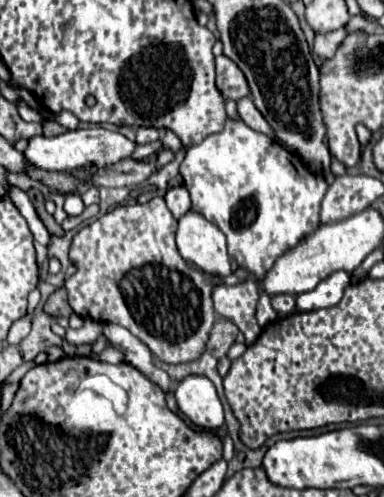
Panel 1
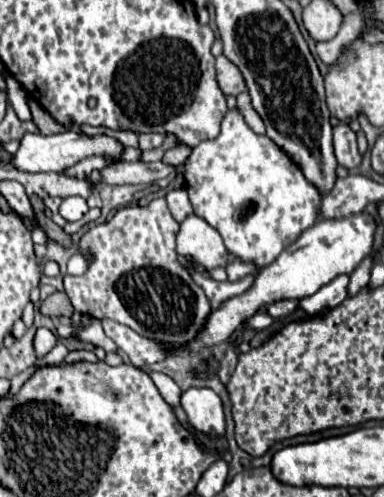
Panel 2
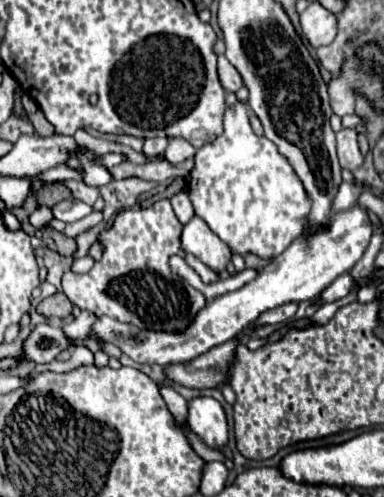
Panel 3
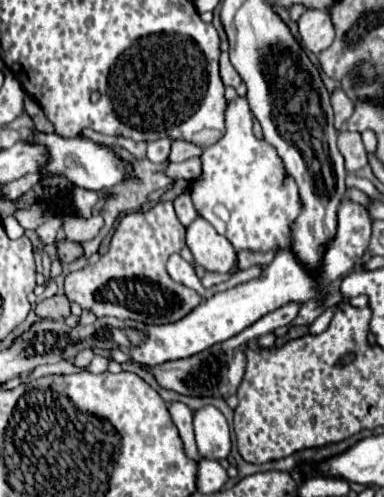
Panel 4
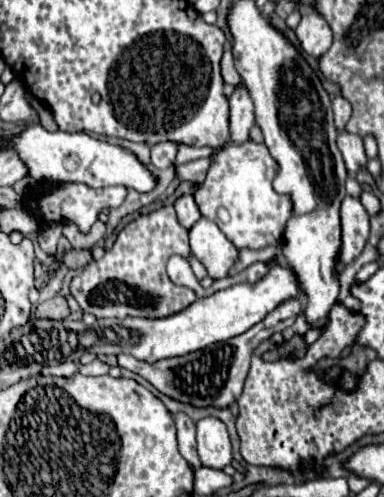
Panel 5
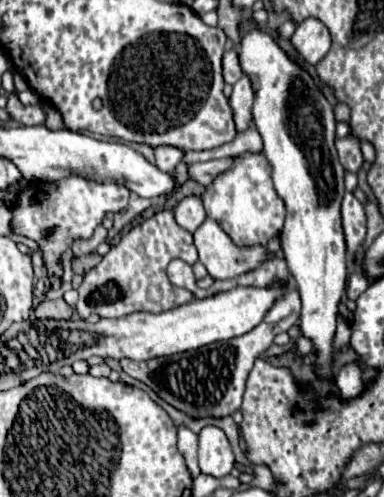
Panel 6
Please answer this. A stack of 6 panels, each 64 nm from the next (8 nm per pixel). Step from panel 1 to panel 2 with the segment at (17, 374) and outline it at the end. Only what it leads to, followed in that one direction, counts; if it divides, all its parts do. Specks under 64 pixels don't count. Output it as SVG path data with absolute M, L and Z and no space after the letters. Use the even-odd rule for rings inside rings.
M57 343L56 346L42 359L37 359L35 366L42 367L44 365L54 365L62 362L67 355L69 354L69 350L62 344Z

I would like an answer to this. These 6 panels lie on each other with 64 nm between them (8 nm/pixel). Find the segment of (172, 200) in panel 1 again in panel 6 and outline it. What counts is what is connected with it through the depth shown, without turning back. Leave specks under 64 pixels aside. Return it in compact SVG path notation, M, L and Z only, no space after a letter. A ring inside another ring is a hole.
M198 196L182 198L174 208L174 214L176 214L176 222L188 232L194 232L206 220L206 212Z

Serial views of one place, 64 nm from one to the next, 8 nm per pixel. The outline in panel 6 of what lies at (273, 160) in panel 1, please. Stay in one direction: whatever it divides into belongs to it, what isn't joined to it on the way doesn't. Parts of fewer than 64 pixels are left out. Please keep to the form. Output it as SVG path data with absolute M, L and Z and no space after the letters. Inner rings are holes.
M242 76L234 84L234 90L232 90L232 96L230 96L230 108L234 112L236 132L248 130L248 126L252 122L252 102L254 102L254 92L252 92L250 80L246 76ZM244 152L232 156L232 166L218 174L200 196L206 216L216 220L220 228L240 248L266 246L270 238L280 234L286 218L284 200L272 186L272 166L262 152Z

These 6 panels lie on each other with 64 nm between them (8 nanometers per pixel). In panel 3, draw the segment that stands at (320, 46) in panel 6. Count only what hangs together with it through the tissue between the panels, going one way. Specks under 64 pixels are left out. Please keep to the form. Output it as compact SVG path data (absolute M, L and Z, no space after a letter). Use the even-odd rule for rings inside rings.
M310 2L310 6L300 14L300 24L314 48L326 46L336 38L336 14L326 10L320 2Z

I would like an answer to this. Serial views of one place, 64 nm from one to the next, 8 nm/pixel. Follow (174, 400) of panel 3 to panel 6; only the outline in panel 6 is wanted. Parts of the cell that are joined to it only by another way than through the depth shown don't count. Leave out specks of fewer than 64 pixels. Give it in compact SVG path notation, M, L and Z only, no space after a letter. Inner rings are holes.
M178 426L178 450L180 450L180 454L184 456L186 466L188 466L190 474L192 474L192 478L196 478L196 476L200 474L198 458L196 458L196 448L198 448L196 440L198 440L198 436L196 436L190 428Z

